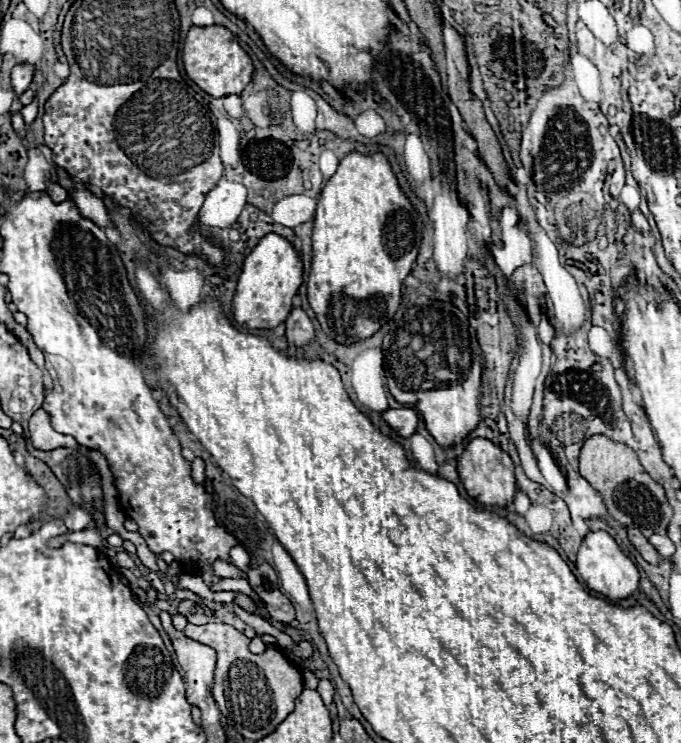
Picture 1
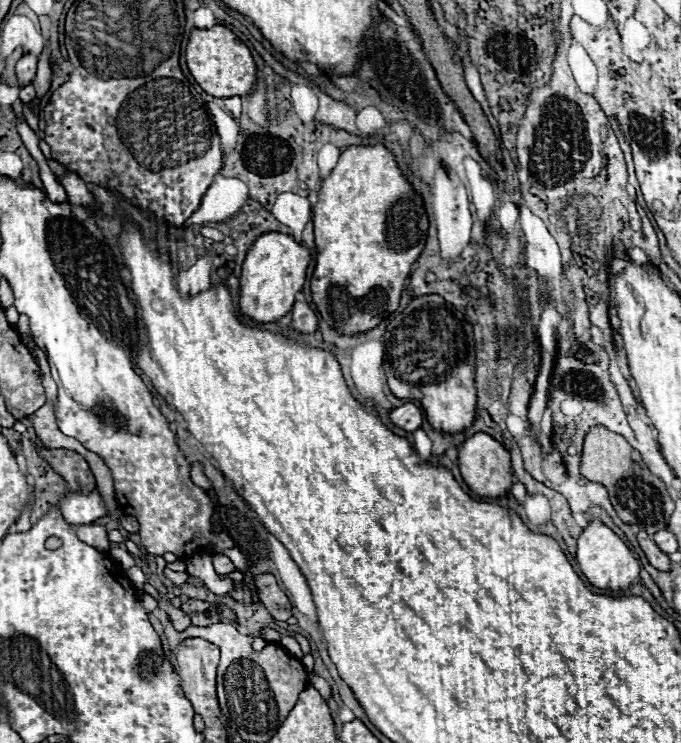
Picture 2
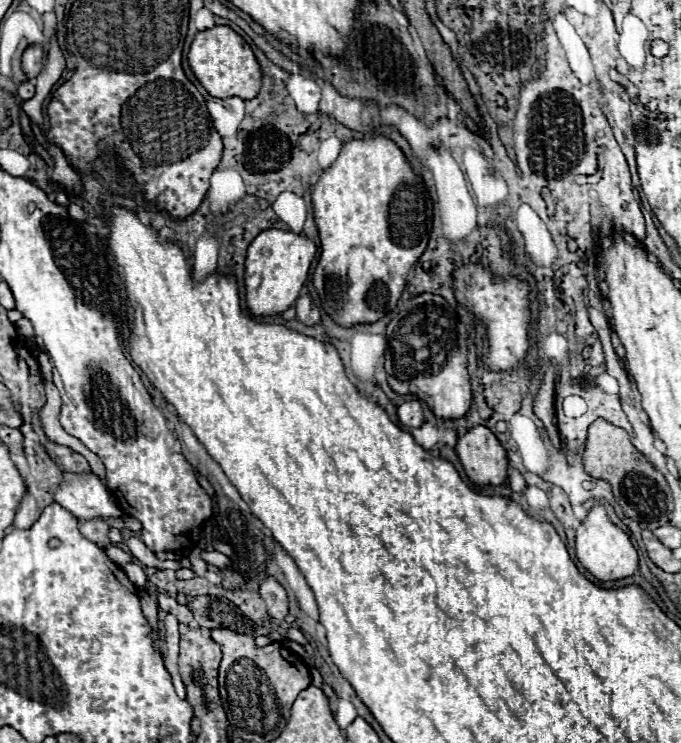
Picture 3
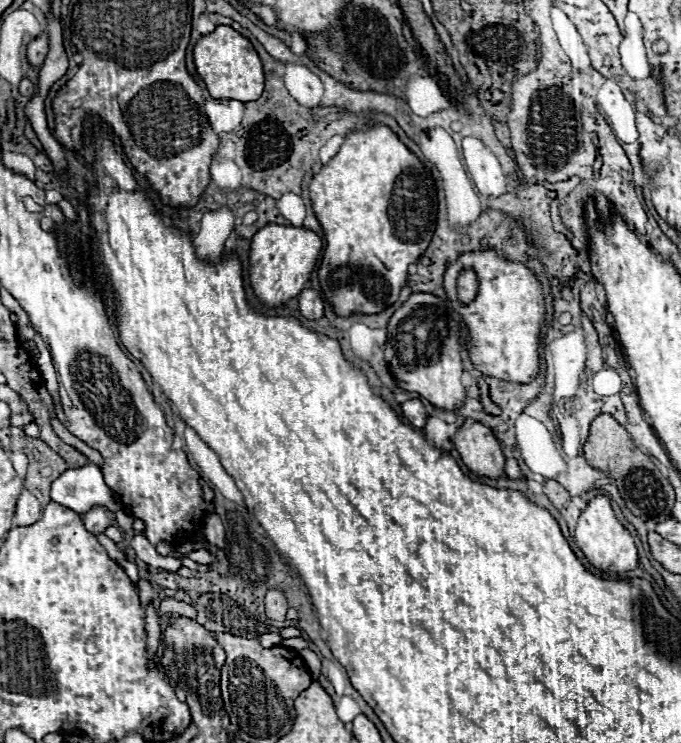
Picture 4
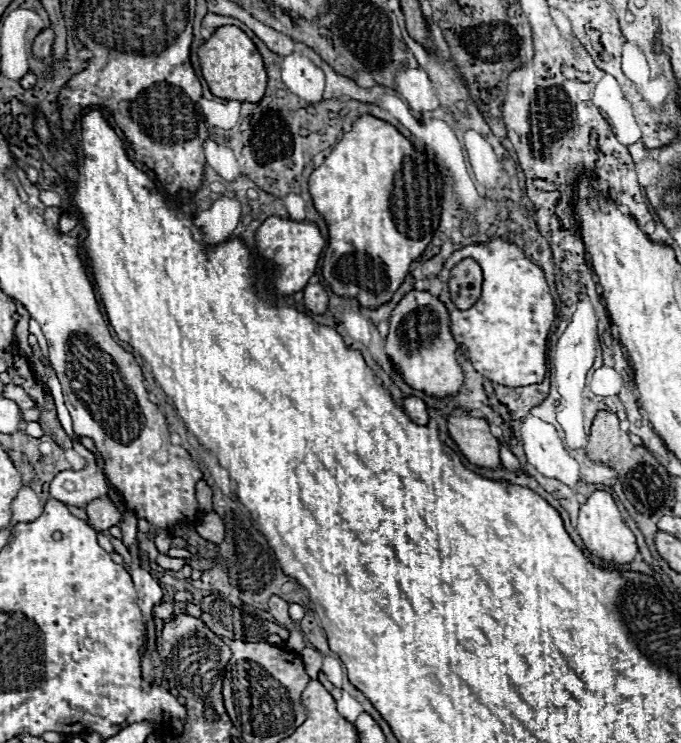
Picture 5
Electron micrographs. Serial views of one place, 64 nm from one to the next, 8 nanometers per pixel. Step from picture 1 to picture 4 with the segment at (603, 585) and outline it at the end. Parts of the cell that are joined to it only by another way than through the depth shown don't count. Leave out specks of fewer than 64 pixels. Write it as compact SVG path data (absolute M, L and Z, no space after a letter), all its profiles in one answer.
M596 496L596 498L592 498L586 504L586 508L582 510L582 514L578 518L578 528L576 528L574 538L576 538L578 546L580 546L580 550L586 554L588 562L594 568L598 568L602 574L616 576L616 574L628 572L628 570L632 570L632 568L638 566L638 552L636 552L634 538L618 522L608 496Z

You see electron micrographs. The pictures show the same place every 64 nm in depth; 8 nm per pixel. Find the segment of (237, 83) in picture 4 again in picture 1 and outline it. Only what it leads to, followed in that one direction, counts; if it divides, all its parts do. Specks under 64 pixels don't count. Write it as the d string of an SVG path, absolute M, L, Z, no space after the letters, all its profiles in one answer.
M192 26L186 36L184 46L184 68L188 76L210 96L222 98L230 94L242 94L242 90L252 82L252 60L232 38L232 32L224 26Z

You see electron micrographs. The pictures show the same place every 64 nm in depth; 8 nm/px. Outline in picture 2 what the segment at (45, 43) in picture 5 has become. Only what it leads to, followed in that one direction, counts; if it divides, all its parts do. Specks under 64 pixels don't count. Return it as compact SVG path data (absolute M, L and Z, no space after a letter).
M24 54L16 62L16 76L18 76L20 86L26 86L26 84L34 82L34 78L36 78L36 64L38 64L38 58L34 54Z

